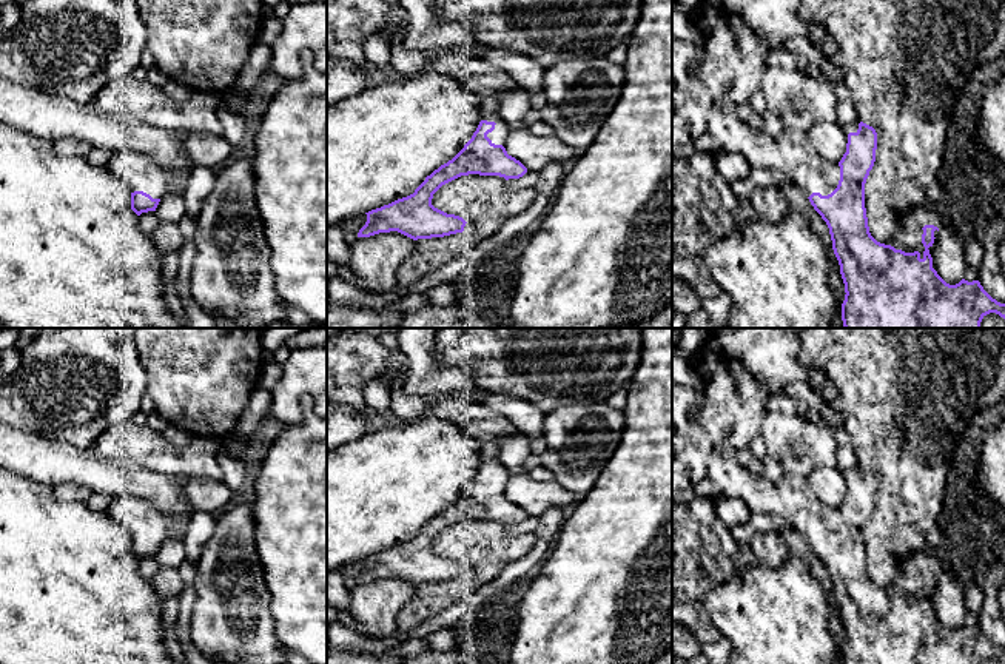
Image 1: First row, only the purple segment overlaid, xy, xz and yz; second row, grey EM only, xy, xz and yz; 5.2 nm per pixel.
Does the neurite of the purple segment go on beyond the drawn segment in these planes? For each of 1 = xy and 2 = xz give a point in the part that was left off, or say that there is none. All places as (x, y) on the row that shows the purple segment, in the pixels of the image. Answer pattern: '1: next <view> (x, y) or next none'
1: next xy (139, 171)
2: next xz (498, 136)

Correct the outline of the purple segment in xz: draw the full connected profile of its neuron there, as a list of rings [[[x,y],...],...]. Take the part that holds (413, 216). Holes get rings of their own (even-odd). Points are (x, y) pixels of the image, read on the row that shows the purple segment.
[[[482,117],[472,139],[447,163],[435,169],[413,194],[371,210],[358,237],[398,231],[413,240],[462,233],[466,220],[432,205],[433,194],[445,183],[469,174],[519,179],[527,168],[509,156],[504,145],[510,128],[501,117]]]

